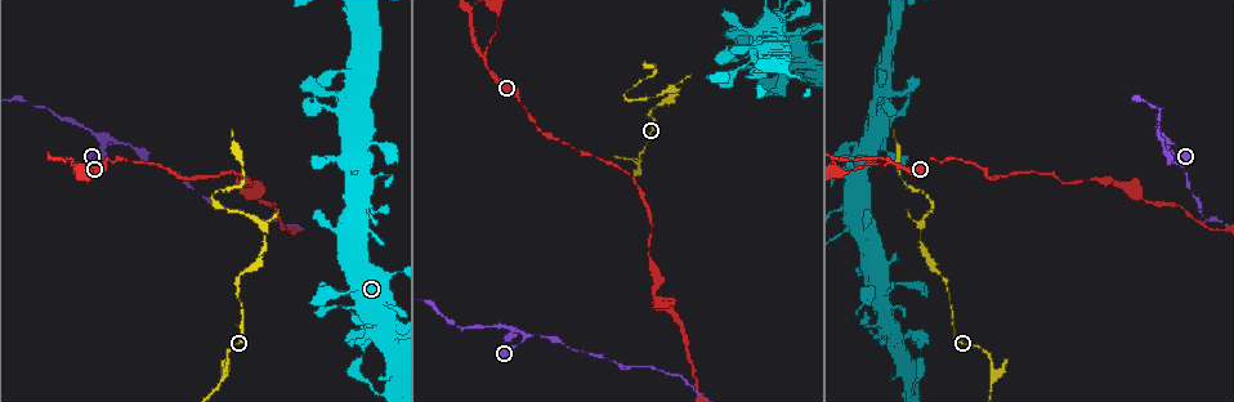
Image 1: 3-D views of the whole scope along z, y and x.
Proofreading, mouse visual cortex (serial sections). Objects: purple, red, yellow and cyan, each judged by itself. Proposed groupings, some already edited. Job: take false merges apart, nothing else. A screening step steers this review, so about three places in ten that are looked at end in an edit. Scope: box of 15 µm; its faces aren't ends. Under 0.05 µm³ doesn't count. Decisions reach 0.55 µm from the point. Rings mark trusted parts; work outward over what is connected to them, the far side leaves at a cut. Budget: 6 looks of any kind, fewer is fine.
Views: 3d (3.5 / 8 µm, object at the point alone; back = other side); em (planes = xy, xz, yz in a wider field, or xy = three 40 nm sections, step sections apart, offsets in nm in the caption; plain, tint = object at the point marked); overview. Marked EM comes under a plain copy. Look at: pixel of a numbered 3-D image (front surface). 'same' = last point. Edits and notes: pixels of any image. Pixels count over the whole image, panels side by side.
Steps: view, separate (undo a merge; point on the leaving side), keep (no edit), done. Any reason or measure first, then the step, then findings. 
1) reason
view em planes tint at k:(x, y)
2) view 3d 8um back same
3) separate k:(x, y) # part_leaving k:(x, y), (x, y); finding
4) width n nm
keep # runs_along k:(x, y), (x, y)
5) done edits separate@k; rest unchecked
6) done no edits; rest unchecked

narrows sharply
view 3d 8um at 1:(677, 89)

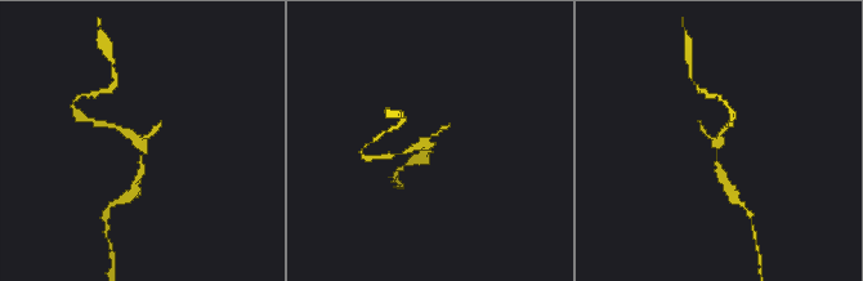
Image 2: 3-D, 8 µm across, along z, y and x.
view 3d 3.5um at 2:(430, 143)

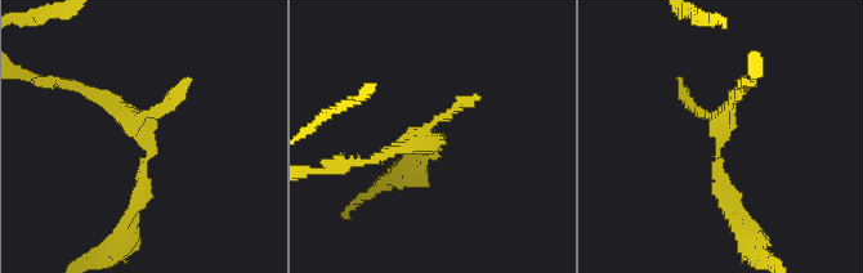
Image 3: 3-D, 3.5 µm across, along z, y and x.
shape alone is not enough
view em xy step 2 tint at 3:(148, 149)

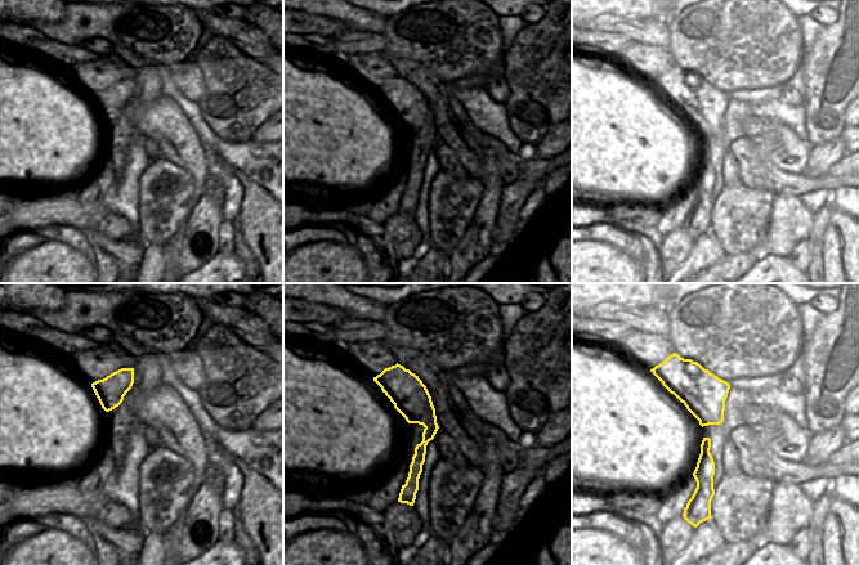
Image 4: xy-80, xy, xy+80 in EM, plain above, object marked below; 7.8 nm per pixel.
keep # runs_along 4:(397, 368), (428, 418), (412, 493); continuous, no second cell

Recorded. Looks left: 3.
abrupt turn
view 3d 8um at 1:(926, 199)

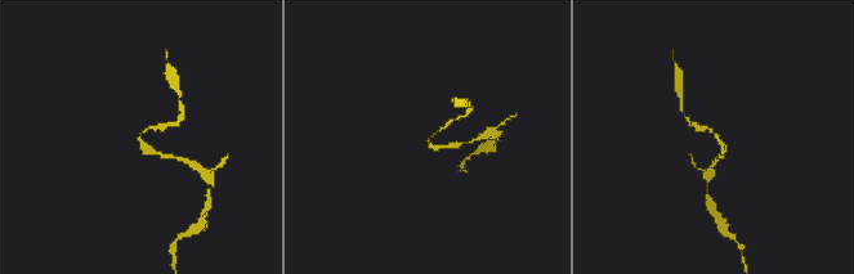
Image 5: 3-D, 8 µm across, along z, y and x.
arm_widths 100, 150 nm; now the EM
view em xy step 1 tint at 5:(719, 137)

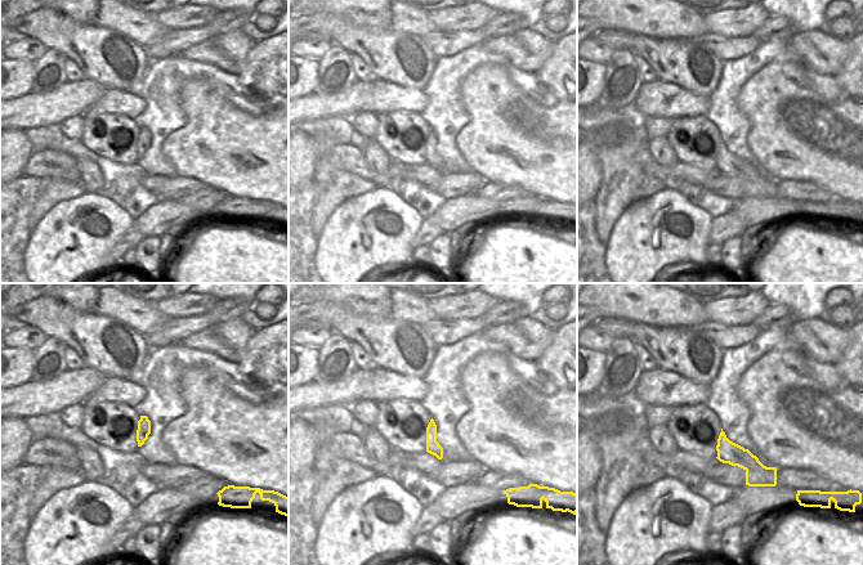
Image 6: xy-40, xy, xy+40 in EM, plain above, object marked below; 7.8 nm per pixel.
keep # runs_along 6:(721, 438), (763, 480); one cell here

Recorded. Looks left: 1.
done no edits; rest unchecked

